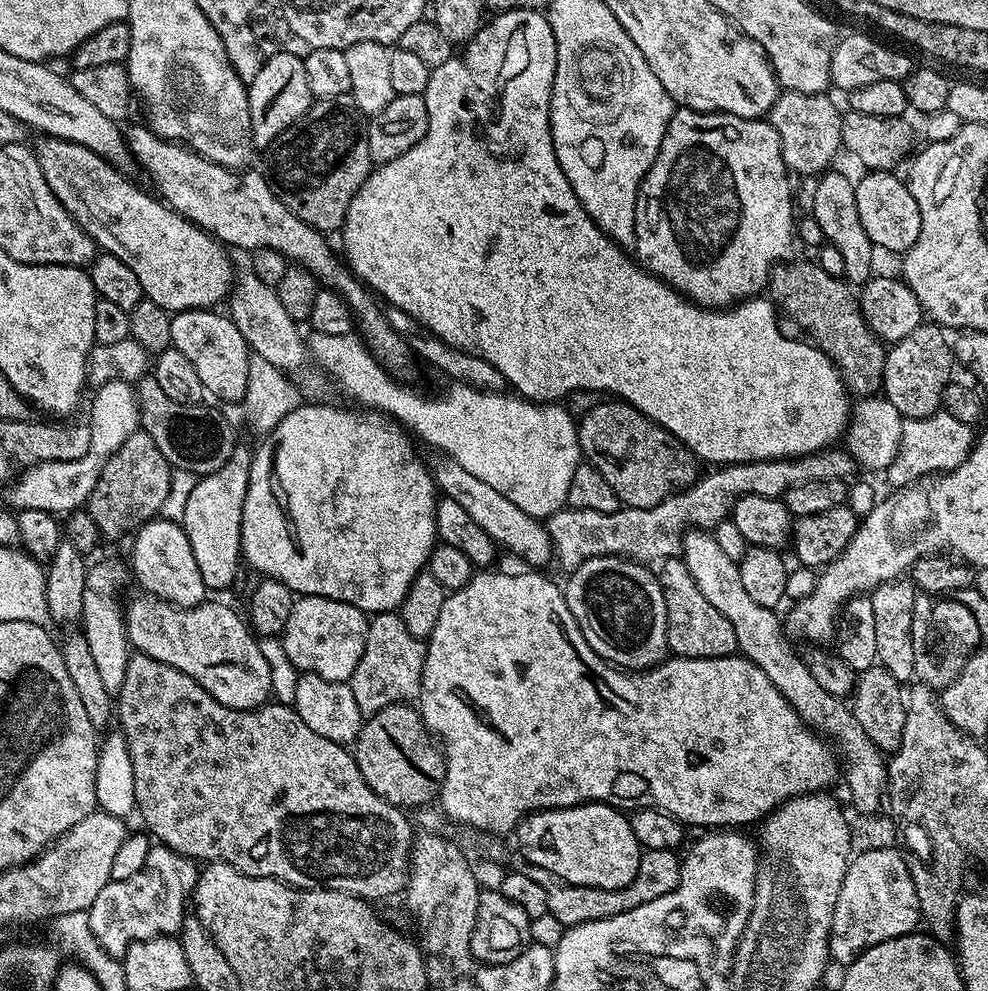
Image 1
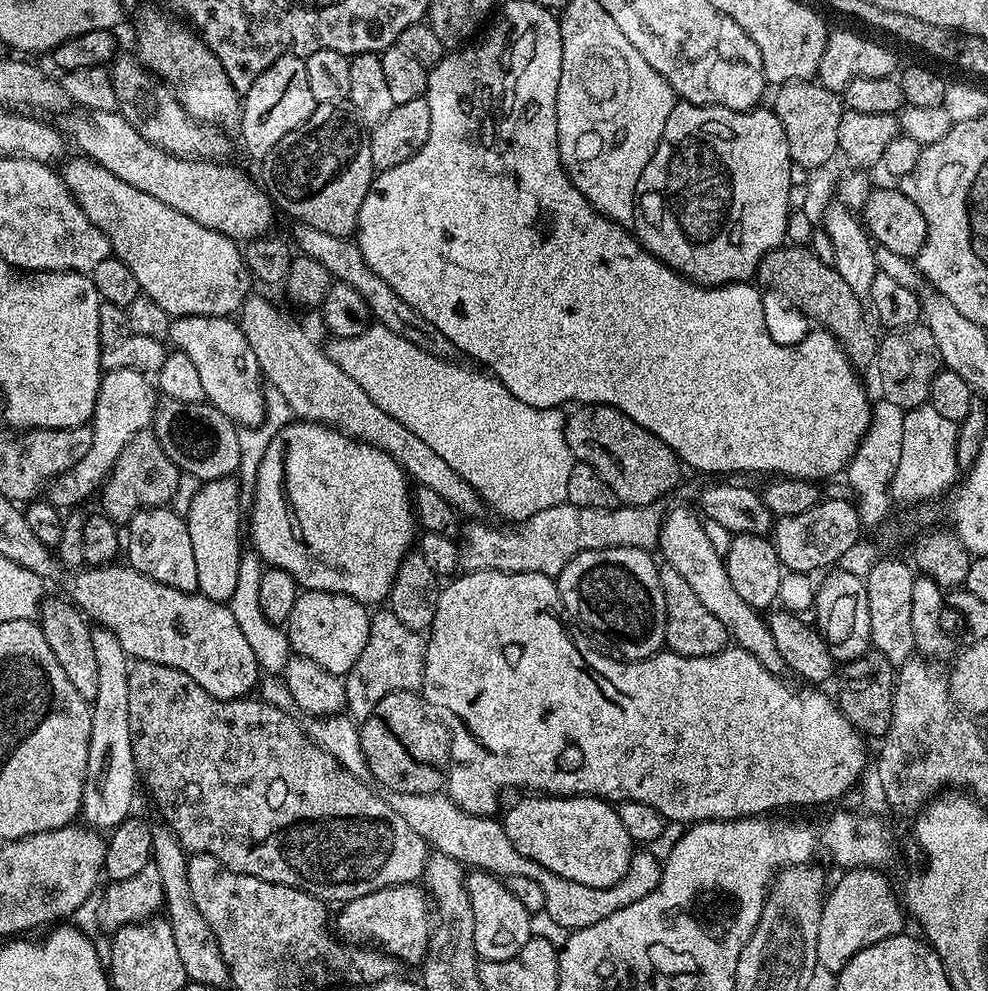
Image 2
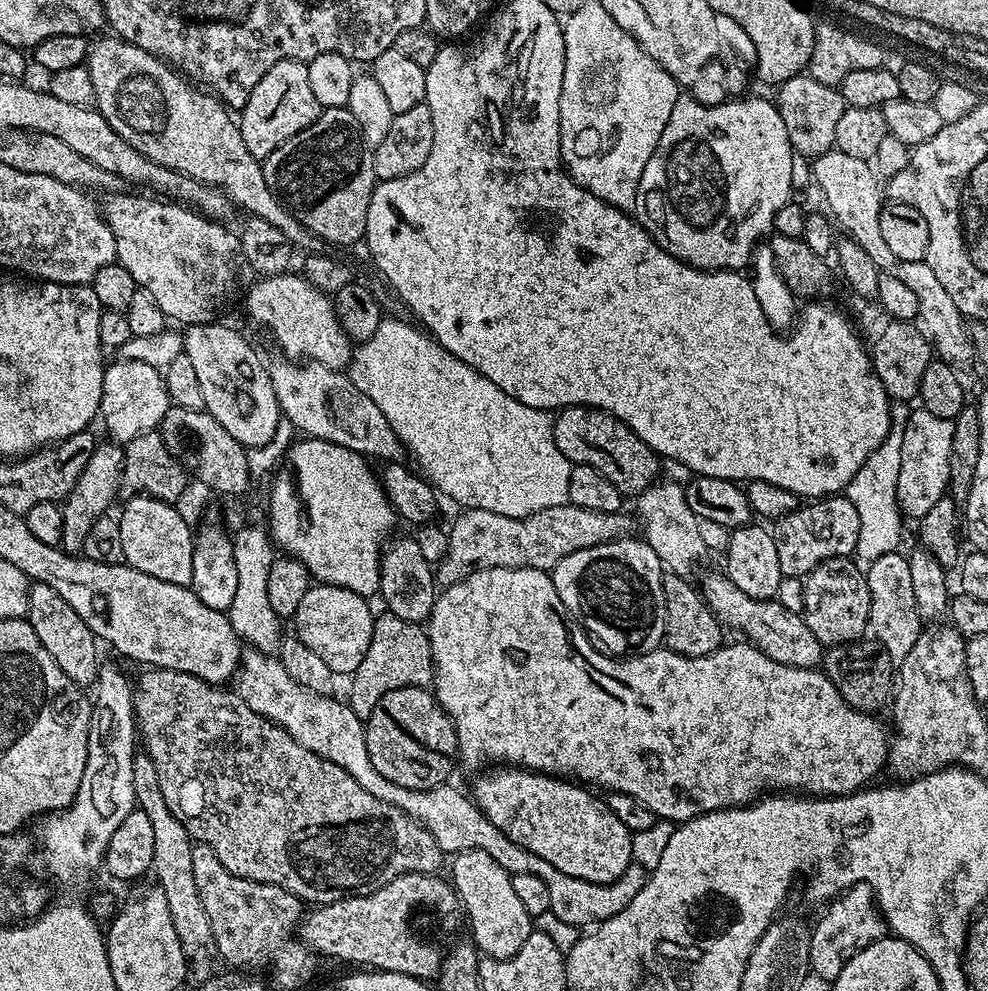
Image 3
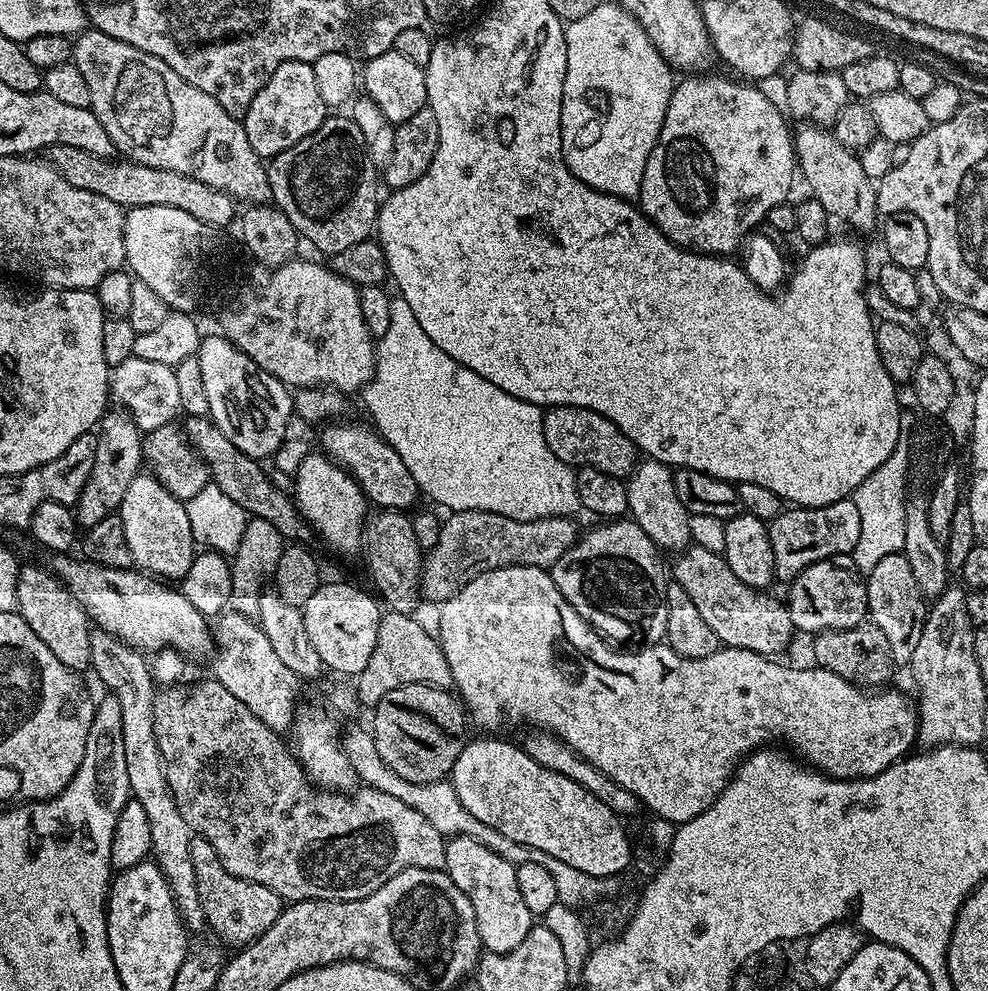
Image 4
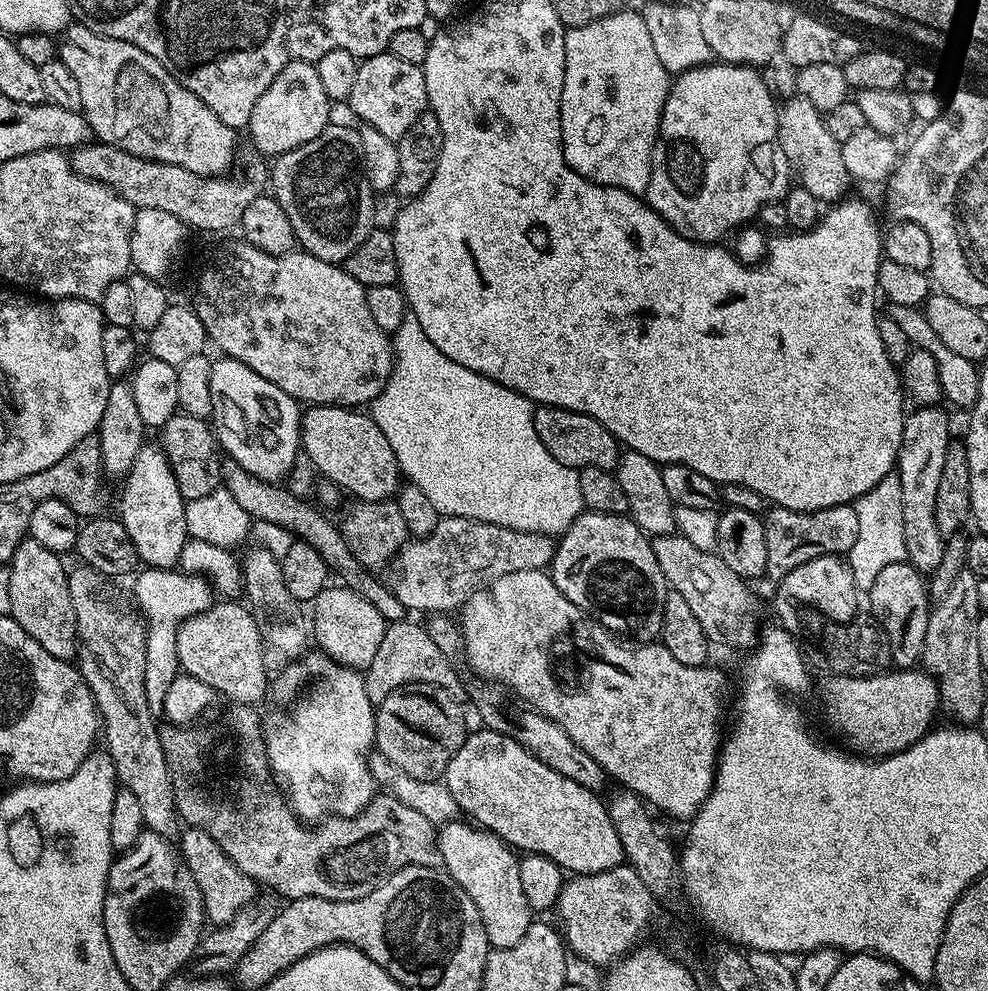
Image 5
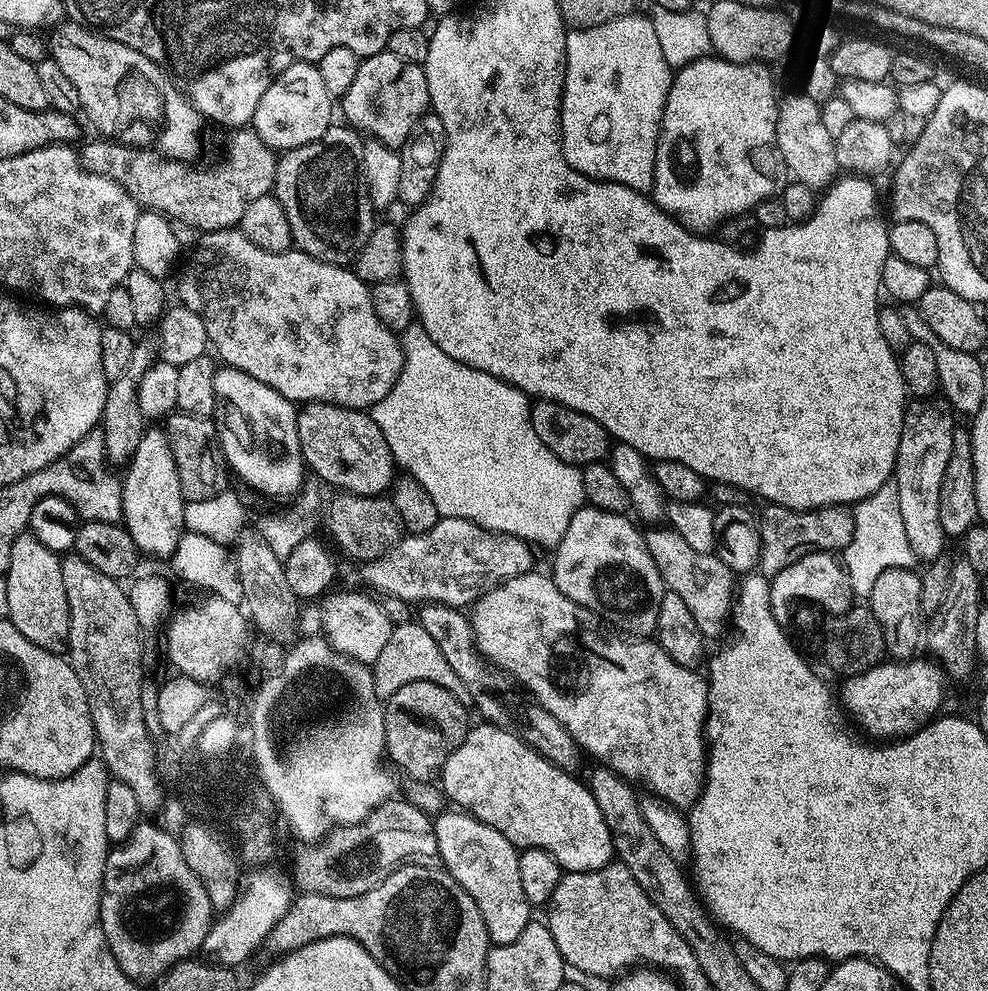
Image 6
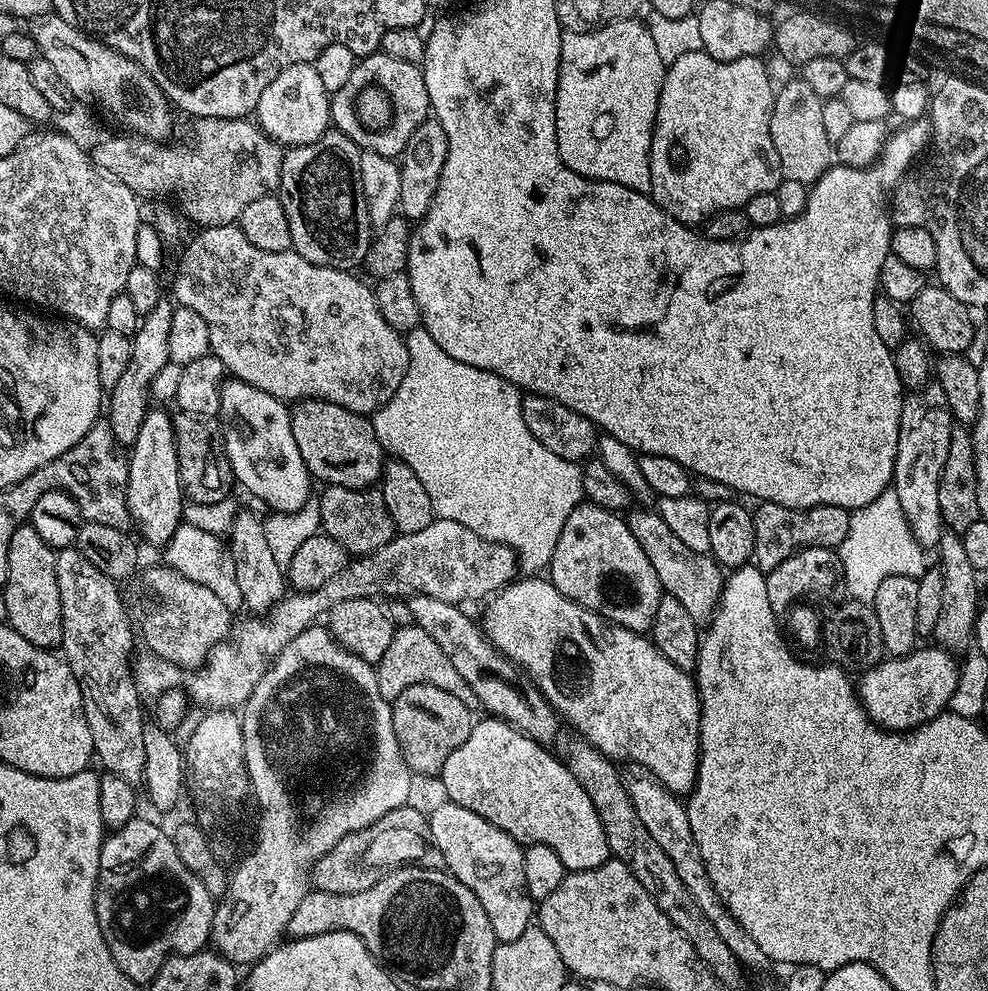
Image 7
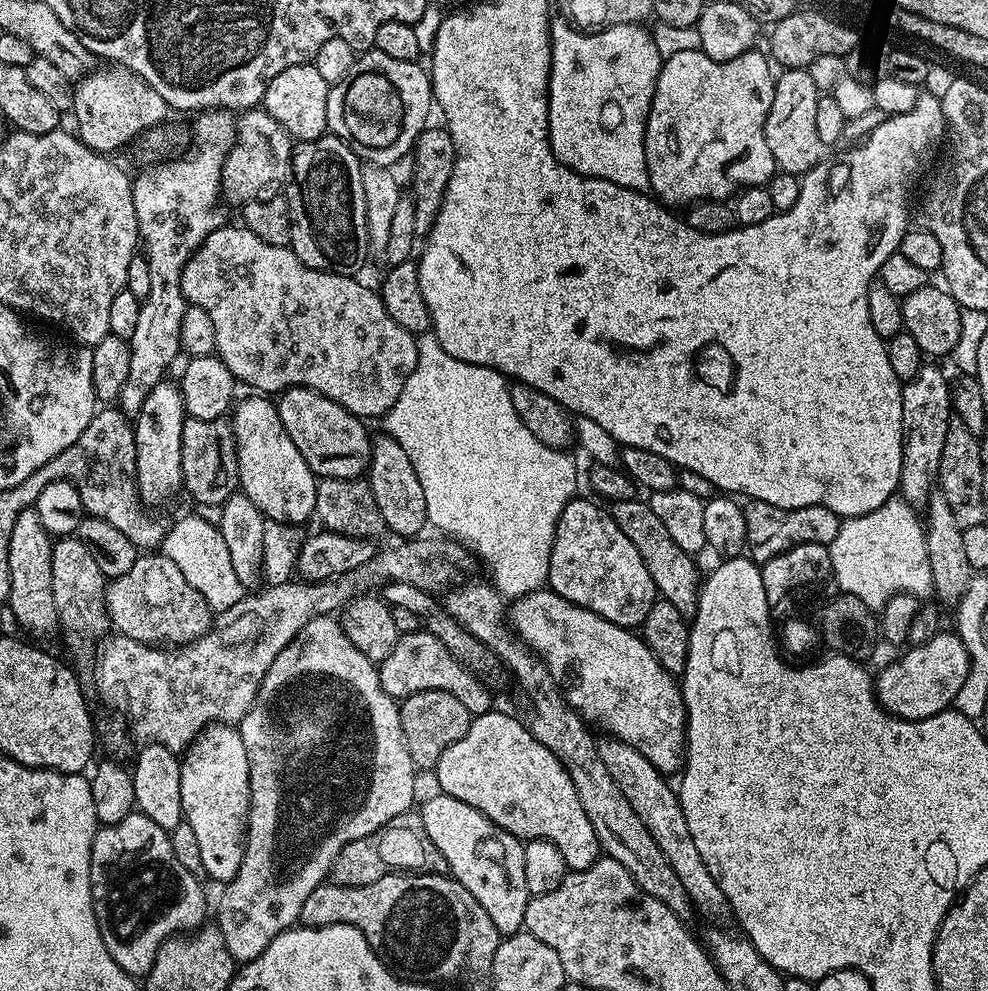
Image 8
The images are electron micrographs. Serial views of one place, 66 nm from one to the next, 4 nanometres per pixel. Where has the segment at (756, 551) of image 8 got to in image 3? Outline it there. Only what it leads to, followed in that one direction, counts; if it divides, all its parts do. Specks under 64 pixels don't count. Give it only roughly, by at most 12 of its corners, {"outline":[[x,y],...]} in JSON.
{"outline":[[847,495],[801,503],[771,525],[786,578],[851,557]]}

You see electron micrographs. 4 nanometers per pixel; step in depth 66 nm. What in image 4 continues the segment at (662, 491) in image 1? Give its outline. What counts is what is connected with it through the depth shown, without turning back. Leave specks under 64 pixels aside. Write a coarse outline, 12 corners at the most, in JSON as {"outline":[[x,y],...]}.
{"outline":[[549,407],[542,434],[562,461],[627,478],[638,449],[589,408]]}

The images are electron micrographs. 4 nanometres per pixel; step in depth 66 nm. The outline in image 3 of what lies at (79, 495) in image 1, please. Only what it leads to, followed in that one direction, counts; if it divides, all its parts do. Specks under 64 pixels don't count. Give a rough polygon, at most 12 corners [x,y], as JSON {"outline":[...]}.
{"outline":[[117,359],[102,378],[115,443],[155,432],[170,407],[161,369]]}

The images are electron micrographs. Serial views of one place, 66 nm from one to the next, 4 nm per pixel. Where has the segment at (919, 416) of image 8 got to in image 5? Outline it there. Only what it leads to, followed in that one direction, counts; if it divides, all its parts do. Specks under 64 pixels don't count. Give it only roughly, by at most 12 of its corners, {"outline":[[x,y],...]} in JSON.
{"outline":[[937,405],[904,419],[896,475],[907,561],[931,575],[945,537],[937,498],[950,420]]}

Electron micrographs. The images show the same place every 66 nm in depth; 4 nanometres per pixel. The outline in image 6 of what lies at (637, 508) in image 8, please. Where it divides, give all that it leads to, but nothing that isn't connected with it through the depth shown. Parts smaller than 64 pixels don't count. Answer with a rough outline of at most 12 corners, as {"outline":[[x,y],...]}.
{"outline":[[673,528],[644,541],[665,589],[712,638],[729,617],[734,573]]}

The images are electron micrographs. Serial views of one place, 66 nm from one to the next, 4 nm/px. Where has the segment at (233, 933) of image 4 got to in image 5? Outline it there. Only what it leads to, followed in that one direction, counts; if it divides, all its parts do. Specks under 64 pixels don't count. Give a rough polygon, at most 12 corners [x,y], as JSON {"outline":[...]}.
{"outline":[[206,834],[178,836],[205,917],[229,924],[258,891]]}

